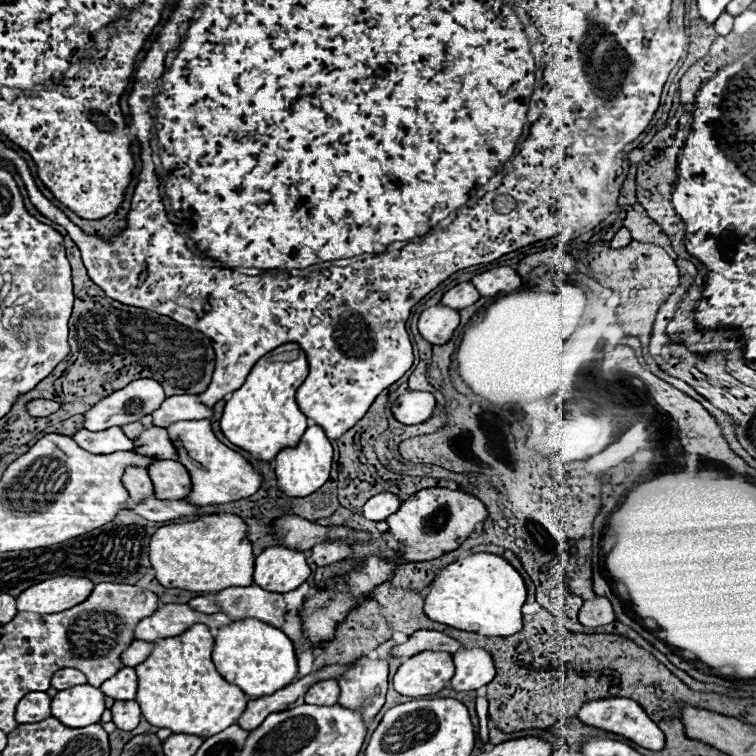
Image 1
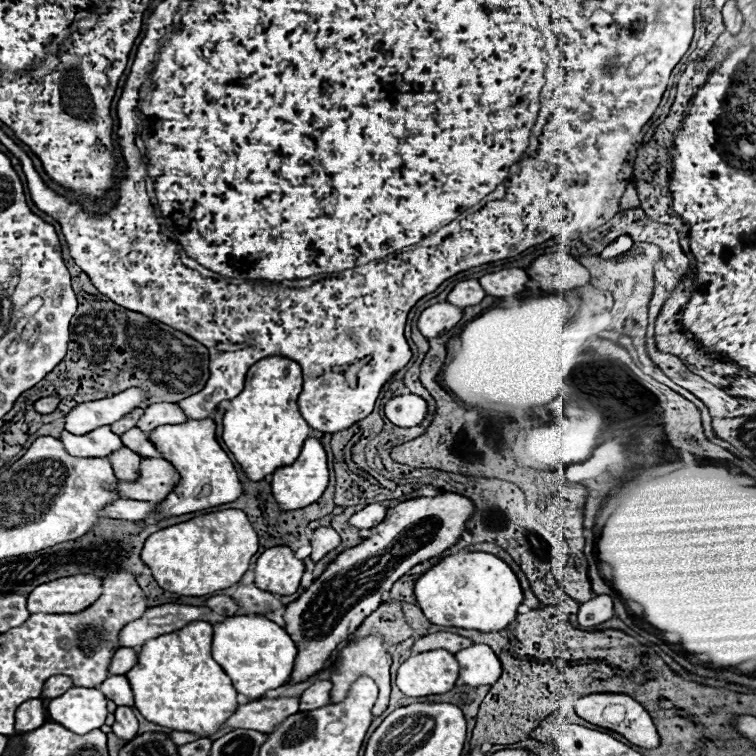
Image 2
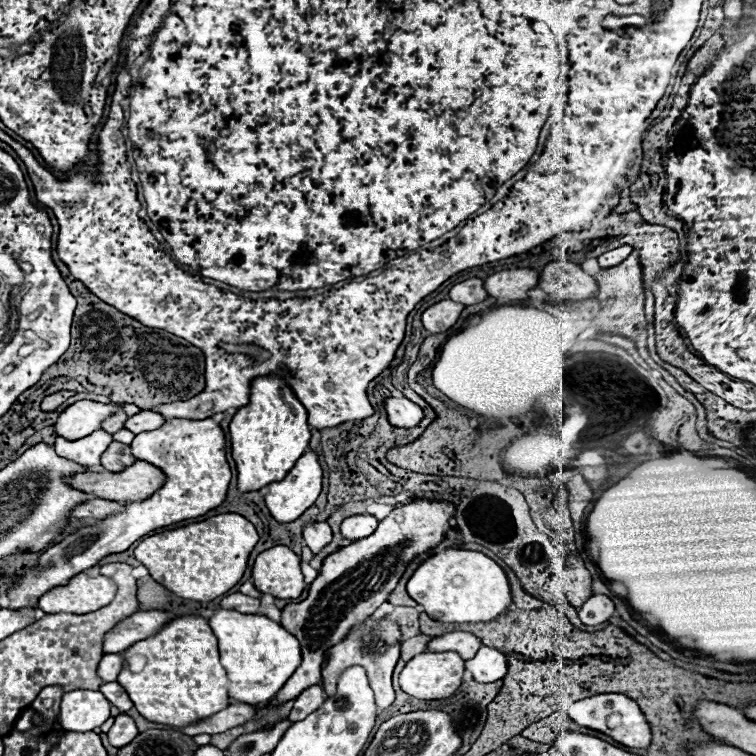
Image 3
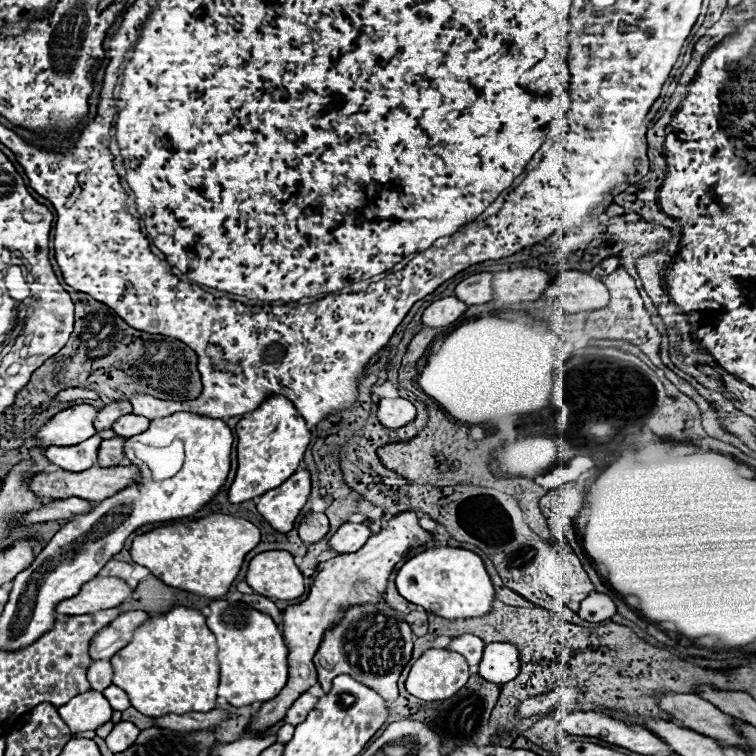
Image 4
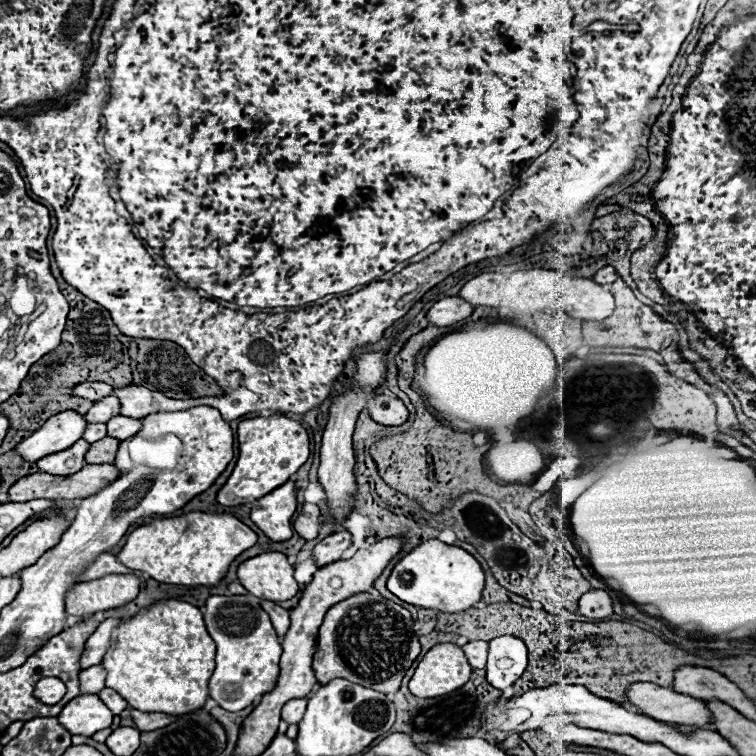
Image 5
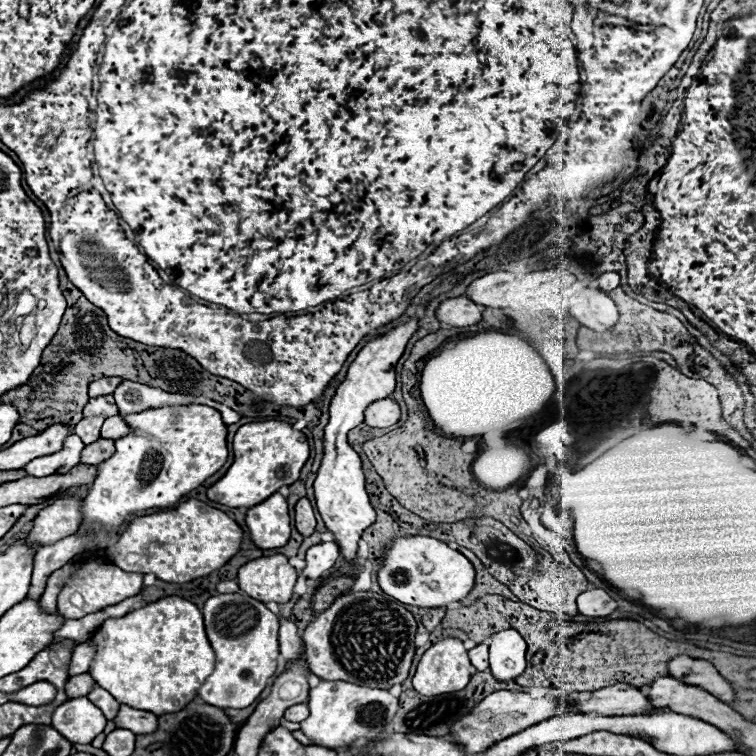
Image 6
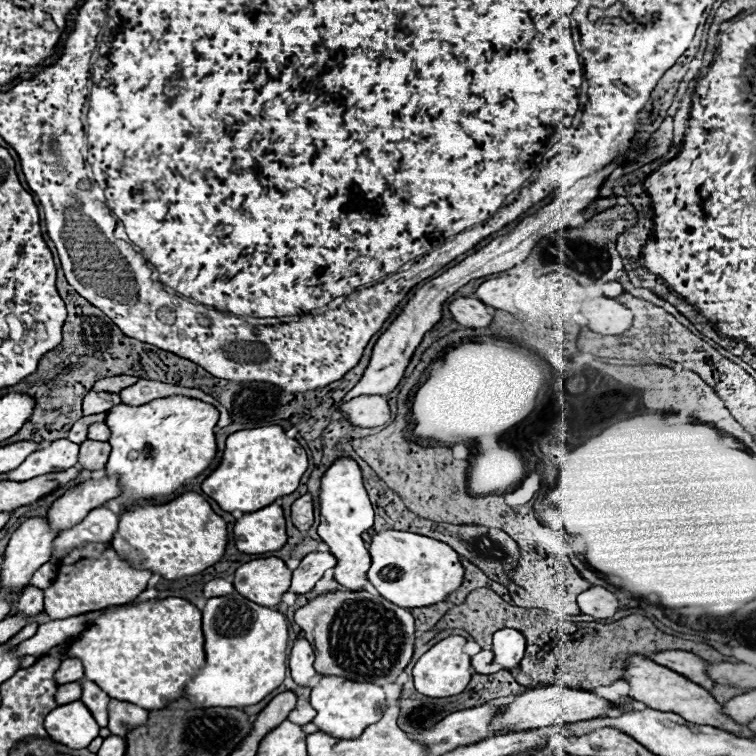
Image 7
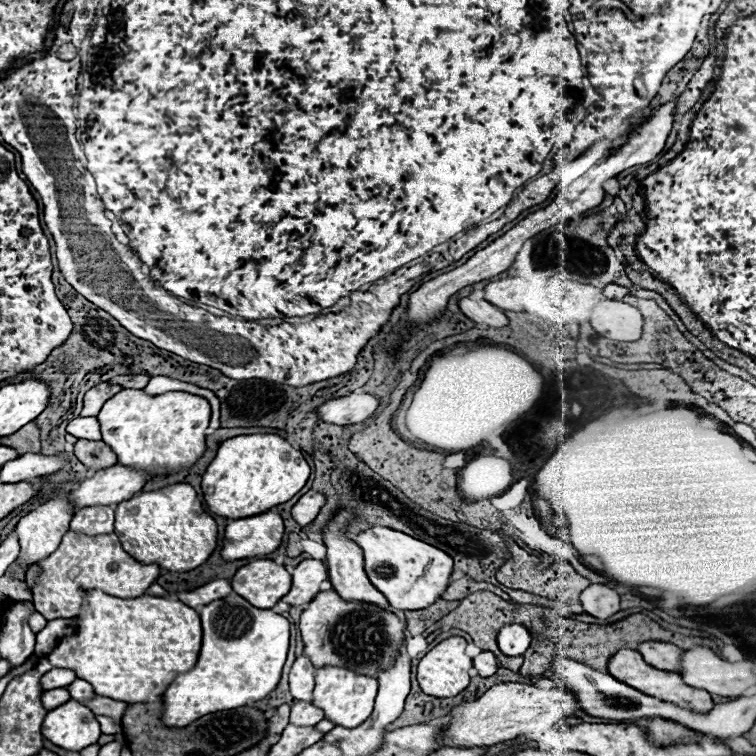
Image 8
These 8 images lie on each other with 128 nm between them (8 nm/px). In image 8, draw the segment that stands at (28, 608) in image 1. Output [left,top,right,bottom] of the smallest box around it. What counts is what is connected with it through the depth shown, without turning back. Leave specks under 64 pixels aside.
[32,530,160,620]

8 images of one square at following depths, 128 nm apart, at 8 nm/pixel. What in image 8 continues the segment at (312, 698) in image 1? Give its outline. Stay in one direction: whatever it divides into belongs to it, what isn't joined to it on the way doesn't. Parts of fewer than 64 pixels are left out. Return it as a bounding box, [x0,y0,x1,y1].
[290,702,324,726]

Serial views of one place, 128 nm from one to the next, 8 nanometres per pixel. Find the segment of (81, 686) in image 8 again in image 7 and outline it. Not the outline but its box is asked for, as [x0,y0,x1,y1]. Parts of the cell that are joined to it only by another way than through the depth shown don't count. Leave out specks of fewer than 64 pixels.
[80,680,108,728]

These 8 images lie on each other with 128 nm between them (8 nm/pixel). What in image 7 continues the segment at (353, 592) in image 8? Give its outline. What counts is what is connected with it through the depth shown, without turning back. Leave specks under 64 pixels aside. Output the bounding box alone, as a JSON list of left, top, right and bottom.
[318,458,374,592]

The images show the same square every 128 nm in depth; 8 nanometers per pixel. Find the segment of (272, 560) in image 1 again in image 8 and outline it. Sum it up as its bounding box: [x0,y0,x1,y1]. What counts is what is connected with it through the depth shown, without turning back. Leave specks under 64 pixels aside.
[232,560,290,608]

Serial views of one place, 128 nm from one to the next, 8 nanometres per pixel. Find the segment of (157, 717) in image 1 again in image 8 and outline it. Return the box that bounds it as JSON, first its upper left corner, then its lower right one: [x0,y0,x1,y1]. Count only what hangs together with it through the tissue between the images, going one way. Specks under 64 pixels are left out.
[46,590,200,702]

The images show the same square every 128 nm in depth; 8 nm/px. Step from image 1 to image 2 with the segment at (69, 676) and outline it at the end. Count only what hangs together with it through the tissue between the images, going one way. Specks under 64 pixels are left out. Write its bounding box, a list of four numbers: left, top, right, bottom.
[40,676,72,702]

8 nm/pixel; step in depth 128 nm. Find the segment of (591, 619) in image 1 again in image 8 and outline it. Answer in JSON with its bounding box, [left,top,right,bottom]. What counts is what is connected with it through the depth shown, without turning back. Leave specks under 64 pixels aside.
[580,584,620,618]

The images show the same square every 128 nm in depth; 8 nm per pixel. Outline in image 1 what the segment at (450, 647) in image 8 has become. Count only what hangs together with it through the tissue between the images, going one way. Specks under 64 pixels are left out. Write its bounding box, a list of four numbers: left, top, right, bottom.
[394,650,452,696]

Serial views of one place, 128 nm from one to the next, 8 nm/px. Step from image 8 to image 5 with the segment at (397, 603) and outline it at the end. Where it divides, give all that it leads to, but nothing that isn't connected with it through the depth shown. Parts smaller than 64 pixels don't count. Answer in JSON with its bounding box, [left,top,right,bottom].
[388,538,484,612]

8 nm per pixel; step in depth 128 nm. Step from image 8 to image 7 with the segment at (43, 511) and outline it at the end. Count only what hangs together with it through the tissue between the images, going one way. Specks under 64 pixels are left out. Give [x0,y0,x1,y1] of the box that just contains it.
[2,516,60,590]

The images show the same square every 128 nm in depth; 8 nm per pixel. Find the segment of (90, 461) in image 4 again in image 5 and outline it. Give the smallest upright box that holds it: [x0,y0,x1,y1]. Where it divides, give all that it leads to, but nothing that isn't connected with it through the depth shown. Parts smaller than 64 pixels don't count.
[36,440,88,474]

